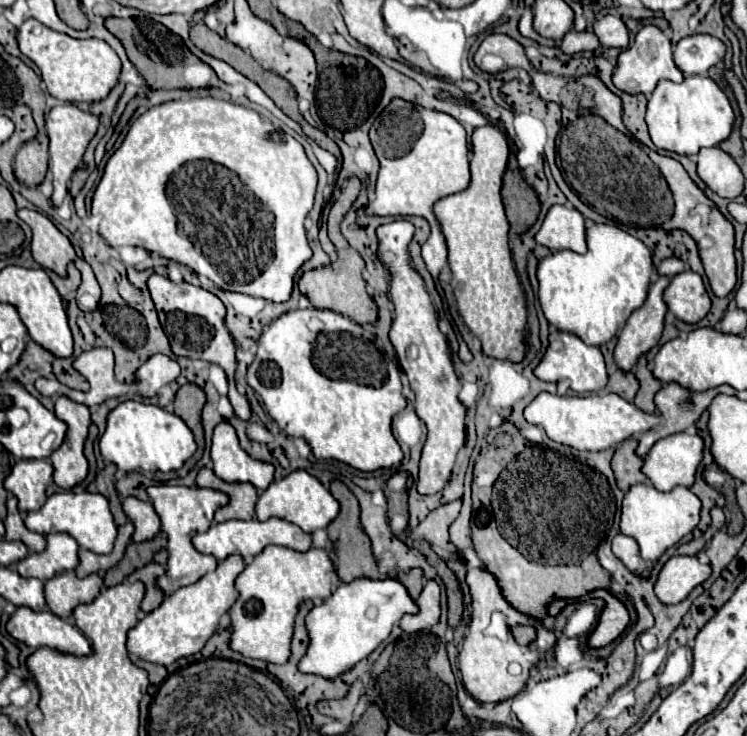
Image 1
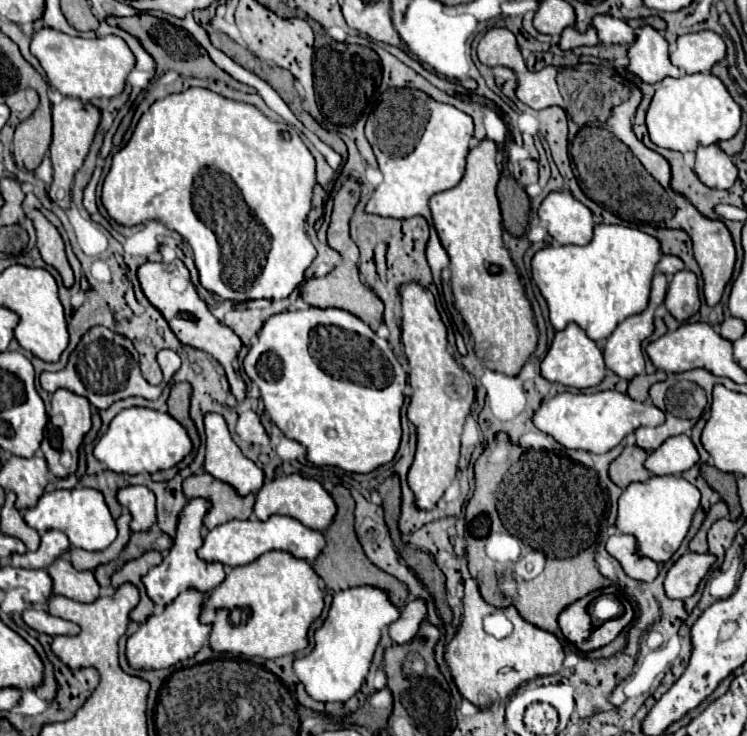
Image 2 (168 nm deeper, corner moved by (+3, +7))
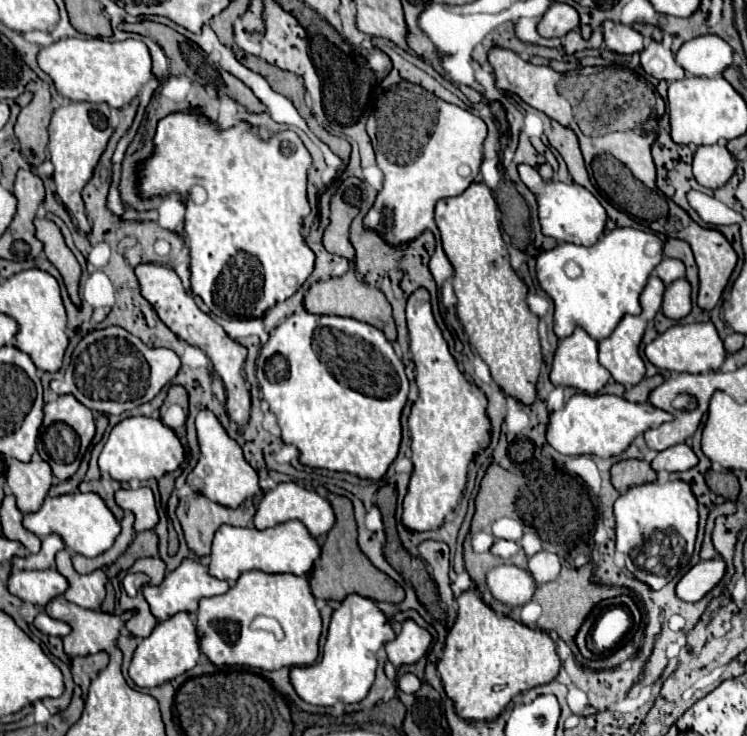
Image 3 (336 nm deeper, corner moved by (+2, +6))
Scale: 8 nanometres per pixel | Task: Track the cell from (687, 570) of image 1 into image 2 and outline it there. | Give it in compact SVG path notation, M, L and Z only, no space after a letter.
M686 552L682 554L666 574L664 590L668 598L688 598L696 592L700 580L706 576L710 566L716 562L712 554L696 554Z

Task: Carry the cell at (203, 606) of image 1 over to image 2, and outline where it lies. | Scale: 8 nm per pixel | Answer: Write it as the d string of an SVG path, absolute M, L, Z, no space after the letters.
M190 588L182 592L172 604L168 604L160 614L148 616L144 624L138 626L138 630L128 638L126 646L126 656L128 662L134 668L146 668L146 670L158 670L158 668L168 668L174 666L176 662L182 662L190 656L194 656L204 640L210 634L210 624L200 622L200 612L206 604L206 592L200 592L196 588Z

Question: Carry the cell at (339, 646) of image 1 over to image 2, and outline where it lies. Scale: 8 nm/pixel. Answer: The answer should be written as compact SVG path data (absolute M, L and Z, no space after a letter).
M356 586L336 592L326 620L314 630L314 650L294 660L294 672L306 686L306 692L320 702L344 702L352 698L368 674L382 628L398 618L400 608L382 588Z

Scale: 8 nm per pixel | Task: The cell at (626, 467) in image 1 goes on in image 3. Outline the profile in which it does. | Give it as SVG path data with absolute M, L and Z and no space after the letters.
M627 459L619 461L611 467L611 483L619 493L625 493L629 487L653 483L657 479L657 473L651 469L647 461L641 459Z

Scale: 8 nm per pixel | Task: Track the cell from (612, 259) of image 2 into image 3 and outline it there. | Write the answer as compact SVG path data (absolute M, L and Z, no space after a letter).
M633 227L613 229L611 233L605 233L591 247L581 247L575 243L561 243L555 249L543 251L537 257L537 281L539 281L541 289L545 293L549 293L555 303L555 335L559 339L569 337L575 331L575 327L579 325L595 341L609 337L615 331L617 323L623 319L623 315L641 313L639 295L641 295L651 271L659 265L661 259L663 259L663 241L653 233L645 233L645 231L639 231Z

